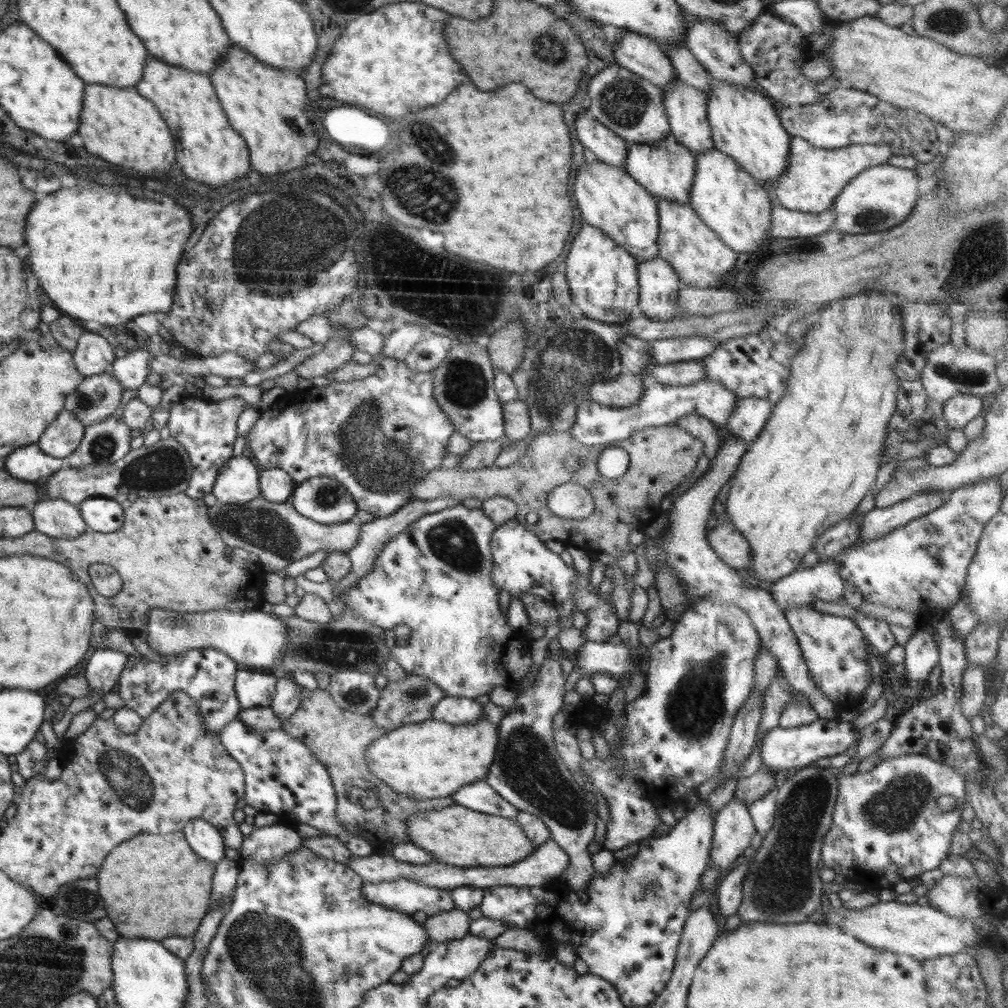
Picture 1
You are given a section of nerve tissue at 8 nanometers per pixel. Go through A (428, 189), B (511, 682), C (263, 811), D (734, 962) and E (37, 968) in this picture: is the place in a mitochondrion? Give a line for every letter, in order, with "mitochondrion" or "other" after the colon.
A: mitochondrion
B: other
C: other
D: other
E: mitochondrion

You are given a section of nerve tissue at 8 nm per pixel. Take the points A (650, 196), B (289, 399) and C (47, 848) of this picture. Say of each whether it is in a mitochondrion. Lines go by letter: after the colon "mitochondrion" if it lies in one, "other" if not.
A: other
B: other
C: other

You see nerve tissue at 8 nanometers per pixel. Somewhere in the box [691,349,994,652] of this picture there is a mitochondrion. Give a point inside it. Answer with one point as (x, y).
(972, 376)

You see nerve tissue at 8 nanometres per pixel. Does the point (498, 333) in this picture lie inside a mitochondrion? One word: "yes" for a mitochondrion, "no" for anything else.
no

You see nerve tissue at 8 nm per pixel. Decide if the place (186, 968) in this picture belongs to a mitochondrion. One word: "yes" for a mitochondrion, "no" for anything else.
no

